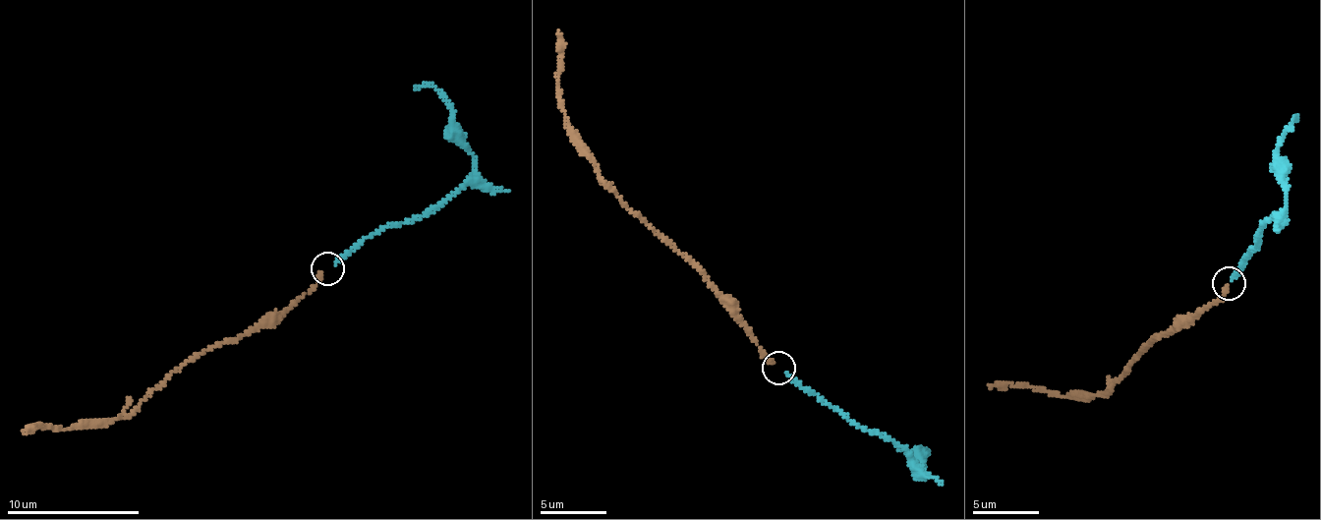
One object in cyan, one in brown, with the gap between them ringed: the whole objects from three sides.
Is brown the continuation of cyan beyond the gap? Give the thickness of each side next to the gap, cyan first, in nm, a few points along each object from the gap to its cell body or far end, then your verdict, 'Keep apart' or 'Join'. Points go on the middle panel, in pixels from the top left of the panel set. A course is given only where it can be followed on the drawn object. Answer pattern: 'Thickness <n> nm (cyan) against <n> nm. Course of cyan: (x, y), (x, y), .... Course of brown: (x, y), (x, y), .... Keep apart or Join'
Thickness 200 nm (cyan) against 170 nm. Course of cyan: (785, 373), (906, 452), (915, 471), (923, 472), (926, 450), (914, 454), (897, 446). Course of brown: (774, 363), (766, 357), (737, 306), (716, 290), (671, 241), (598, 175), (561, 107), (558, 30). Join

